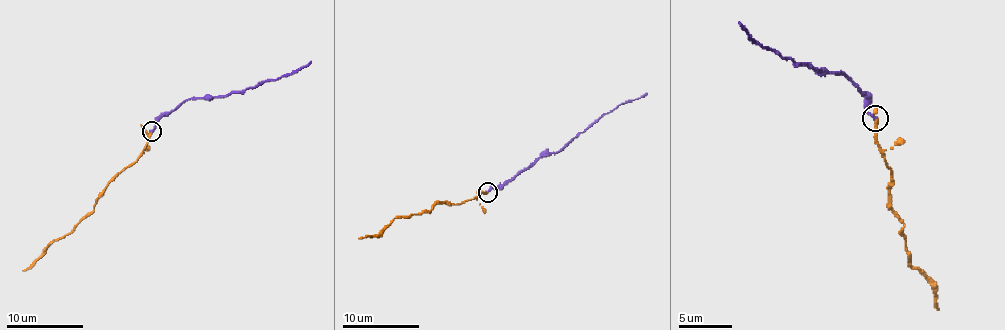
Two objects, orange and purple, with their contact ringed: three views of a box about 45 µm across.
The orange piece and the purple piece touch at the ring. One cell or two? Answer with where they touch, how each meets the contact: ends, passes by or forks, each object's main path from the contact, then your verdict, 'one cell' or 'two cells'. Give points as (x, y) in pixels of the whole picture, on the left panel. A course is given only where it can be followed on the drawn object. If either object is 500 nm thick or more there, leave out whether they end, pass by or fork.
(151, 131) | orange passes by | purple ends | orange via (152, 131), (142, 154), (123, 170), (94, 208), (23, 270) | purple via (152, 131), (163, 116), (188, 99), (240, 93), (267, 80), (278, 80), (284, 74), (298, 72), (311, 60) | one cell

